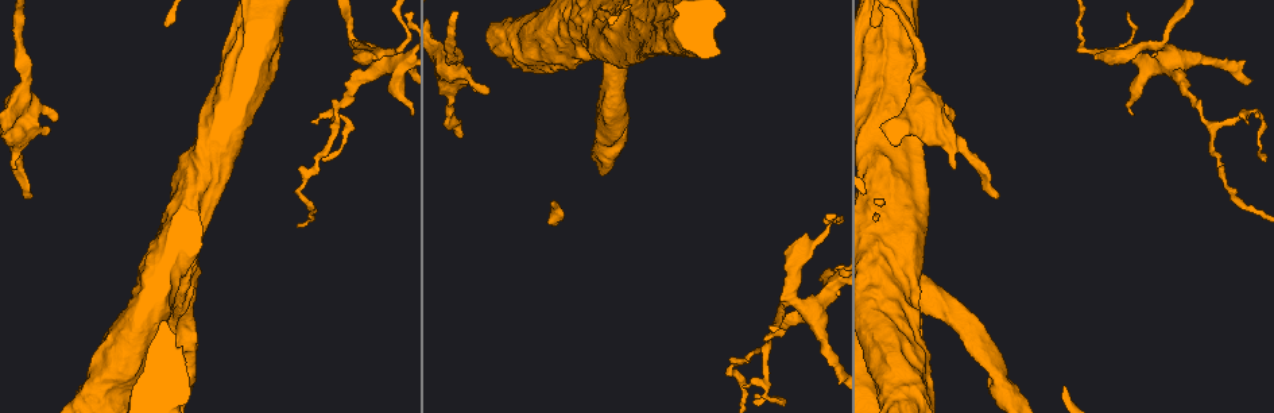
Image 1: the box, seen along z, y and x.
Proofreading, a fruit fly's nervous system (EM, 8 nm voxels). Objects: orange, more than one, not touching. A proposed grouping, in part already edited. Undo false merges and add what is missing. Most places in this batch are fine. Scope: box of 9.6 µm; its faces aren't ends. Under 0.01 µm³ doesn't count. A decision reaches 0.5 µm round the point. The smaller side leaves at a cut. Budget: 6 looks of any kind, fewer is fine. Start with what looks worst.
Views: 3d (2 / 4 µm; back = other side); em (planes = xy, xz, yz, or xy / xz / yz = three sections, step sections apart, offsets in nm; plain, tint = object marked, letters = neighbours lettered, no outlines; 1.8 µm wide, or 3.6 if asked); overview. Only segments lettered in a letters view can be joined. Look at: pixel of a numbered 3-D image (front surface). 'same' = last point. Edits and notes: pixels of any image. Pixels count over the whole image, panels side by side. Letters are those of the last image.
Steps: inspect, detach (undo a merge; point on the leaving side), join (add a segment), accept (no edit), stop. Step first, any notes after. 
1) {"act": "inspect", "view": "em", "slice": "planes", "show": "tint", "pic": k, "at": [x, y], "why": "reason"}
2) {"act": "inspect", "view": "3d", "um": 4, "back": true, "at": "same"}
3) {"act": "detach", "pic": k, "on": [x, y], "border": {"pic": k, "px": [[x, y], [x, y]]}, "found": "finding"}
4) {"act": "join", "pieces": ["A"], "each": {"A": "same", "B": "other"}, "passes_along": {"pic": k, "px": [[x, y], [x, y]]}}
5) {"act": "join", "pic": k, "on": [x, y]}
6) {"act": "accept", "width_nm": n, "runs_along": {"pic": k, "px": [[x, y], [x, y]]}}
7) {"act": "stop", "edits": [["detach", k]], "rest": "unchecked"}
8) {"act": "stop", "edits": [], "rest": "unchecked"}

{"act": "inspect", "view": "3d", "um": 4, "pic": 1, "at": [49, 130], "why": "an open end"}

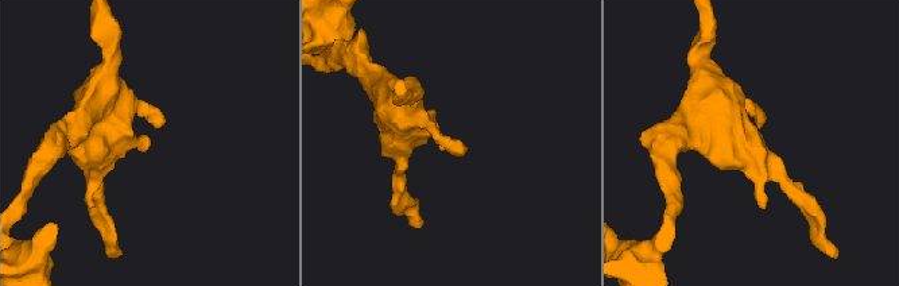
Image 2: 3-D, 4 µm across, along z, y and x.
{"act": "inspect", "view": "em", "slice": "planes", "show": "letters", "pic": 2, "at": [148, 140], "why": "need the tissue"}

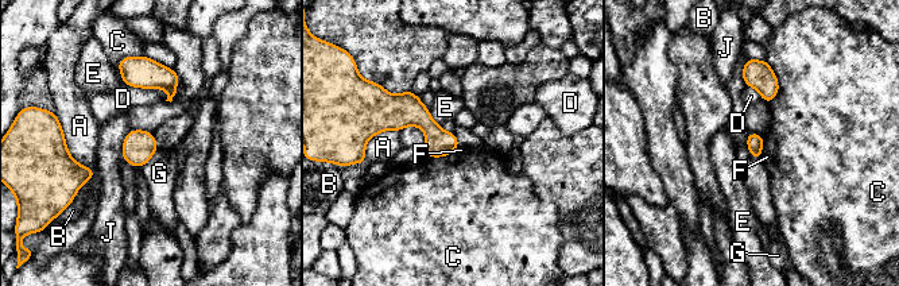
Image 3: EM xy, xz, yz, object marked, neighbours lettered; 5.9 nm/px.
{"act": "accept", "longest_contact_nm": ["A", 420], "each": {"A": "other", "B": "other", "C": "other", "D": "other", "E": "other", "F": "other", "G": "other", "J": "other"}, "border": {"pic": 3, "px": [[763, 136], [759, 158]]}, "found": "no lettered segment goes on from it"}

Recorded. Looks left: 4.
{"act": "inspect", "view": "3d", "um": 4, "pic": 1, "at": [460, 136], "why": "an open end"}

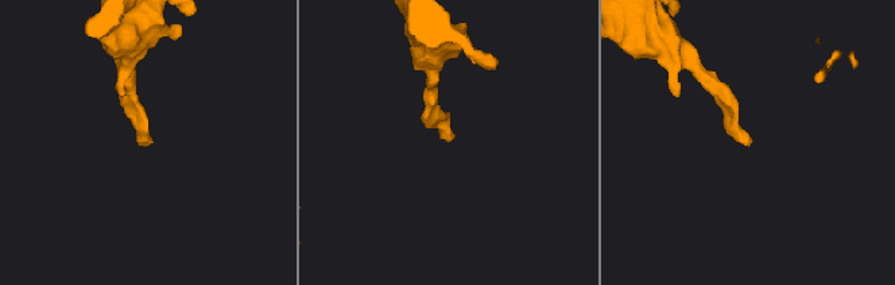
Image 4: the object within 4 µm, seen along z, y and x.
{"act": "inspect", "view": "em", "slice": "planes", "show": "letters", "pic": 4, "at": [450, 139], "why": "now the EM"}

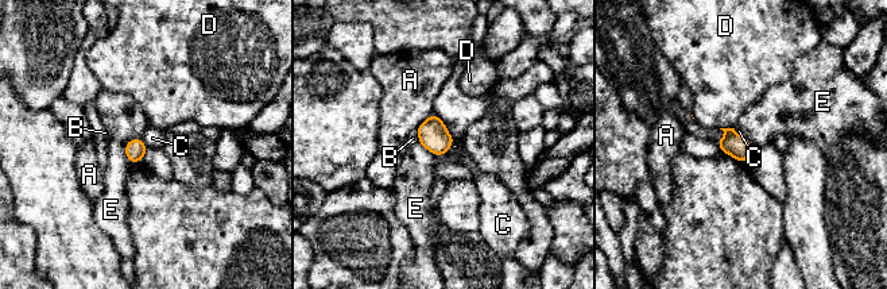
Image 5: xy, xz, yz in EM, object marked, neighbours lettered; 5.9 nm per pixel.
{"act": "accept", "width_nm": 120, "each": {"A": "other", "B": "other", "C": "other", "D": "other", "E": "other"}, "border": {"pic": 5, "px": [[721, 128], [724, 135], [716, 141]]}, "found": "none of them fits"}

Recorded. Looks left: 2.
{"act": "inspect", "view": "em", "slice": "planes", "show": "letters", "pic": 1, "at": [918, 289], "why": "sudden change in width"}

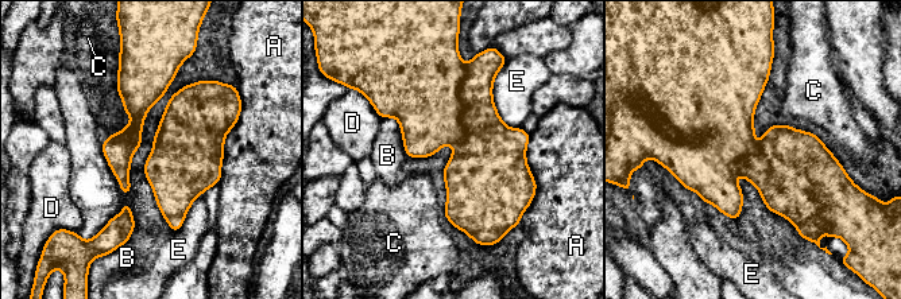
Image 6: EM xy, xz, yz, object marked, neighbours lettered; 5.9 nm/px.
{"act": "detach", "pic": 6, "on": [488, 139], "each": {"A": "other", "B": "other", "C": "other", "D": "other", "E": "other"}, "border": {"pic": 6, "px": [[466, 65], [466, 136], [453, 146]]}, "found": "a second cell is stuck on"}

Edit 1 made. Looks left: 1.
{"act": "stop", "edits": [["detach", 6]], "rest": "unchecked"}

